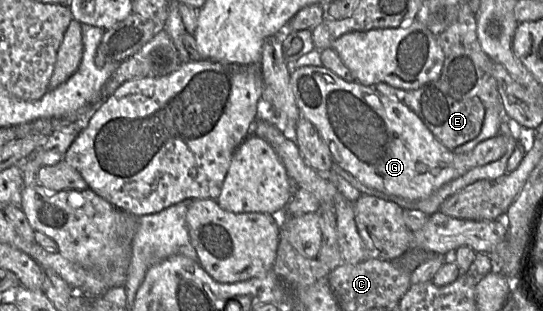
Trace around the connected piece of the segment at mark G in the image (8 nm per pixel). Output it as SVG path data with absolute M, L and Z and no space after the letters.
M304 66L297 68L290 72L290 84L292 87L292 91L296 100L296 104L300 110L301 117L304 117L308 121L310 121L313 126L318 131L320 137L326 144L330 155L332 157L333 163L339 165L342 169L349 172L355 178L357 178L361 183L366 185L367 187L376 189L386 195L398 196L406 200L417 201L420 199L424 199L431 195L434 191L440 188L442 185L464 175L470 169L485 165L489 162L495 161L500 158L506 151L507 147L507 138L514 138L518 140L520 137L524 136L524 129L521 128L516 121L513 119L509 119L507 124L509 125L510 130L512 131L511 137L505 137L503 135L497 134L487 140L484 140L477 144L474 149L465 154L456 154L452 150L447 149L426 127L423 121L405 104L400 101L385 96L378 92L374 86L365 86L356 81L344 81L332 71L328 70L323 66Z

